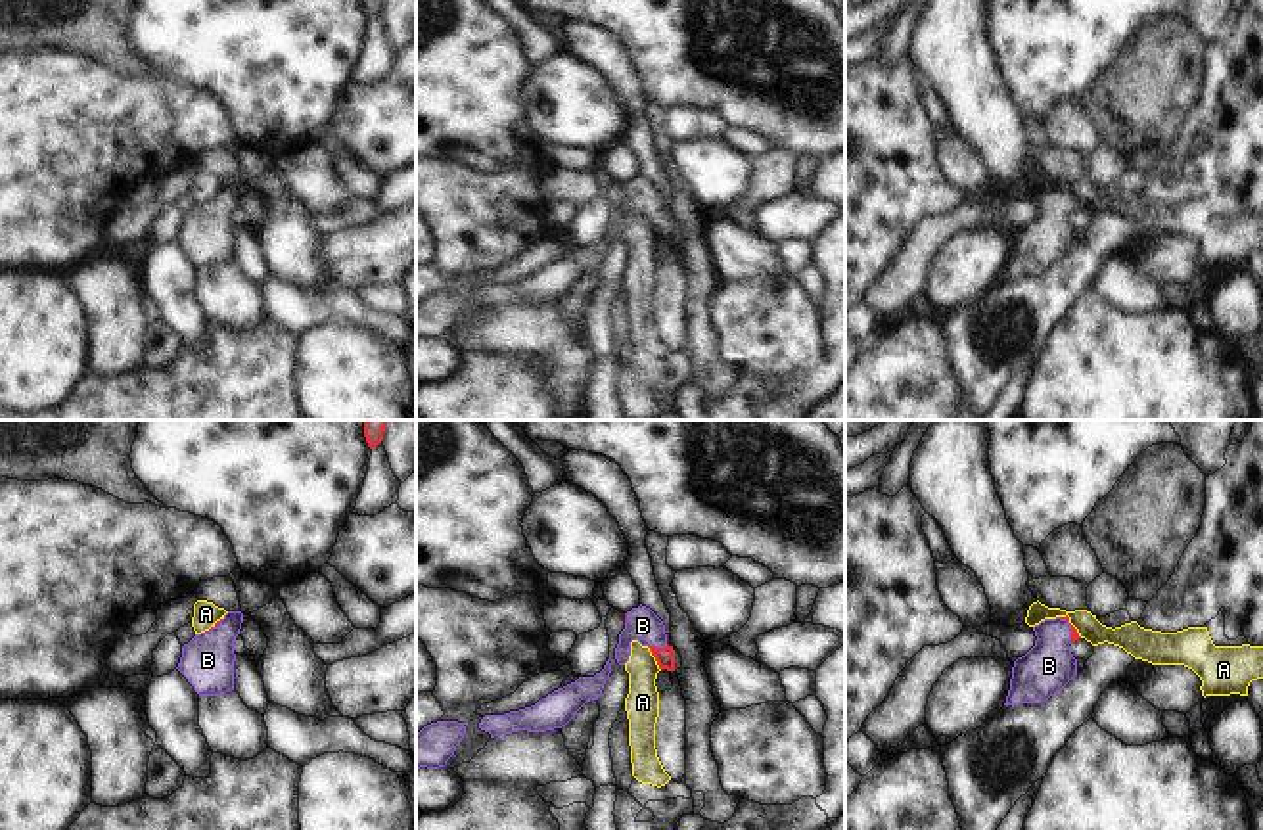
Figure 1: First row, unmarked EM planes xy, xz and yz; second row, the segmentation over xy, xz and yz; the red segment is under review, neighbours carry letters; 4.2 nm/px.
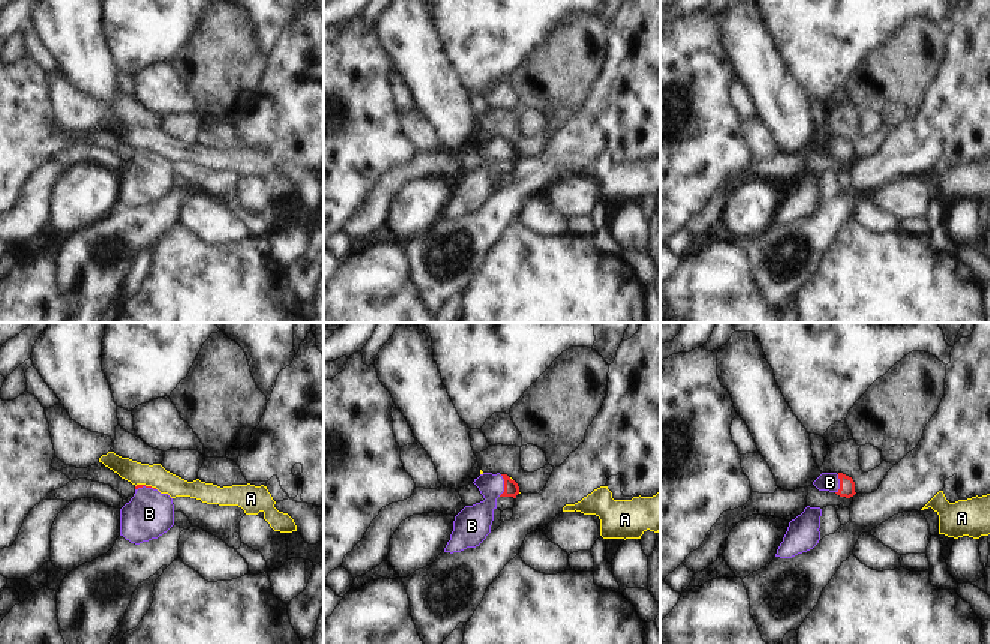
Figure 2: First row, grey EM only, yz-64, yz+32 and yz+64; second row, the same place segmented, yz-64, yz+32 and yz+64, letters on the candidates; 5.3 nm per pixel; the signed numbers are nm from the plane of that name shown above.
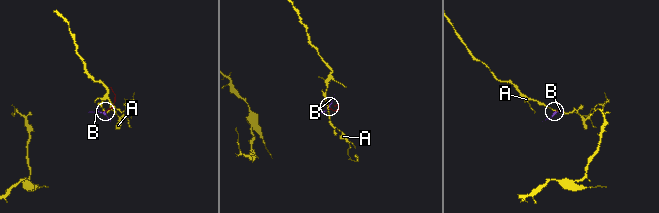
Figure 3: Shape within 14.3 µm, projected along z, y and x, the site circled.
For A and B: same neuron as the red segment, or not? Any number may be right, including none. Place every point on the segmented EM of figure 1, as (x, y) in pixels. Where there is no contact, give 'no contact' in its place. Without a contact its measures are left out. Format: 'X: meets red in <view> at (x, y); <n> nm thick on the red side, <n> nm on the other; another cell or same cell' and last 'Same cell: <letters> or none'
A: meets red in xz at (656, 660); 80 nm thick on the red side, 140 nm on the other; another cell
B: meets red in xz at (658, 648); 80 nm thick on the red side, 140 nm on the other; same cell
Same cell: B

